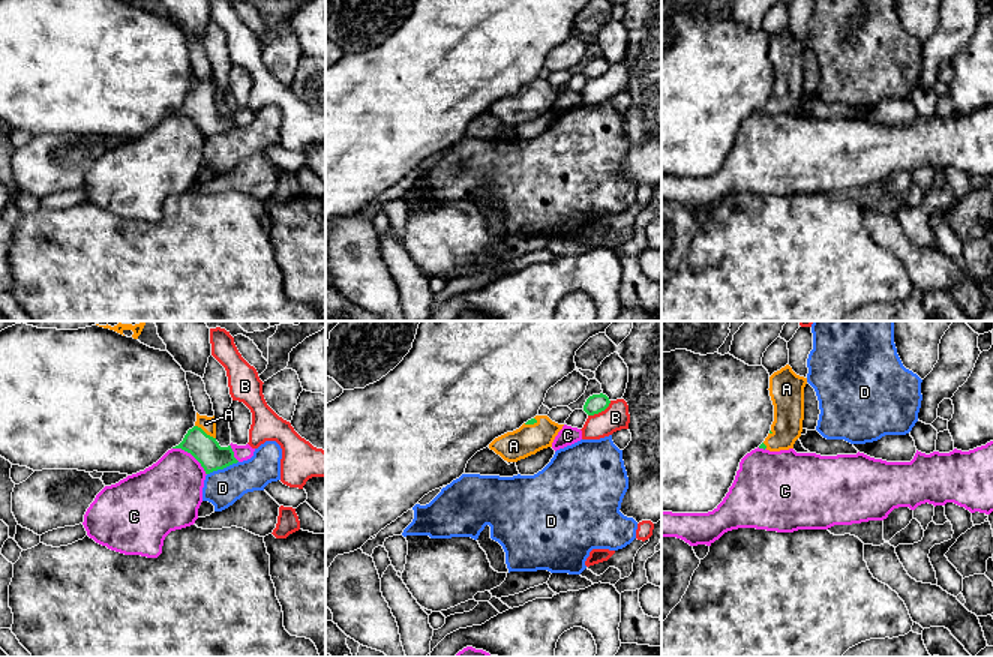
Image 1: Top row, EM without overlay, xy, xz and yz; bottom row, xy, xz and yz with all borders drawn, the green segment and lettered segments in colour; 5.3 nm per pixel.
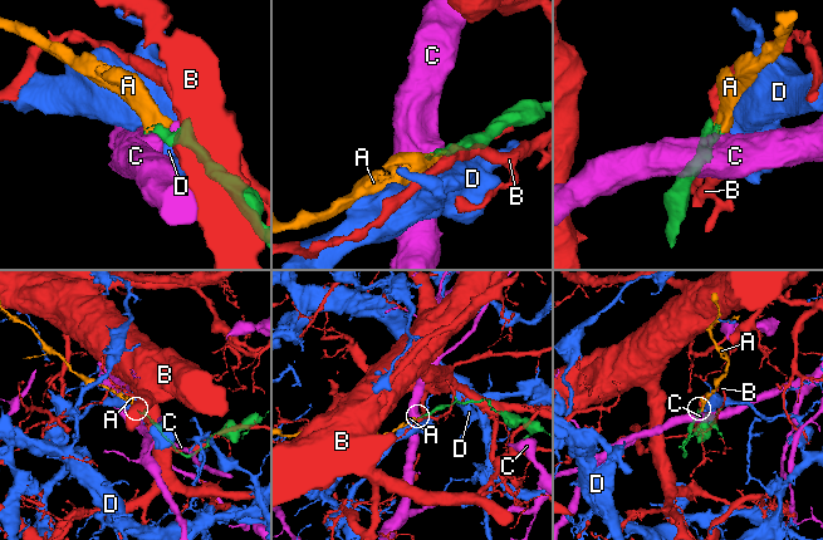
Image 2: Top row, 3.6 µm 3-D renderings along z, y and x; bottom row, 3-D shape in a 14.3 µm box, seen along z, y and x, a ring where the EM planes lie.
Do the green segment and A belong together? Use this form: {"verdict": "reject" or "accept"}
{"verdict": "accept"}

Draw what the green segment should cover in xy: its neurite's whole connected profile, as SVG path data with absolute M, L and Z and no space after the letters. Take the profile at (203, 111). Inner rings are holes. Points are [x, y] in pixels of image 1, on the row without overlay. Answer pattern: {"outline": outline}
{"outline": "M200 80L192 93L188 94L183 105L172 111L190 117L204 132L206 138L224 134L238 124L234 122L231 110L220 111L216 105L216 84L213 81Z"}

